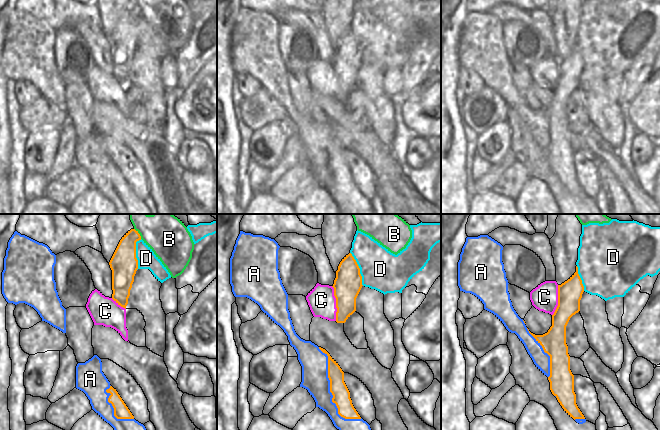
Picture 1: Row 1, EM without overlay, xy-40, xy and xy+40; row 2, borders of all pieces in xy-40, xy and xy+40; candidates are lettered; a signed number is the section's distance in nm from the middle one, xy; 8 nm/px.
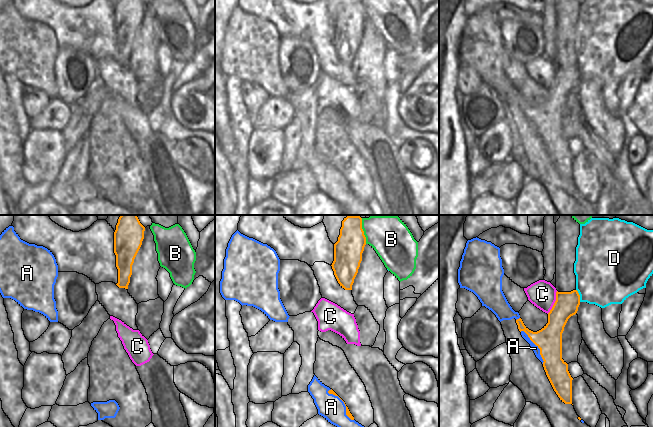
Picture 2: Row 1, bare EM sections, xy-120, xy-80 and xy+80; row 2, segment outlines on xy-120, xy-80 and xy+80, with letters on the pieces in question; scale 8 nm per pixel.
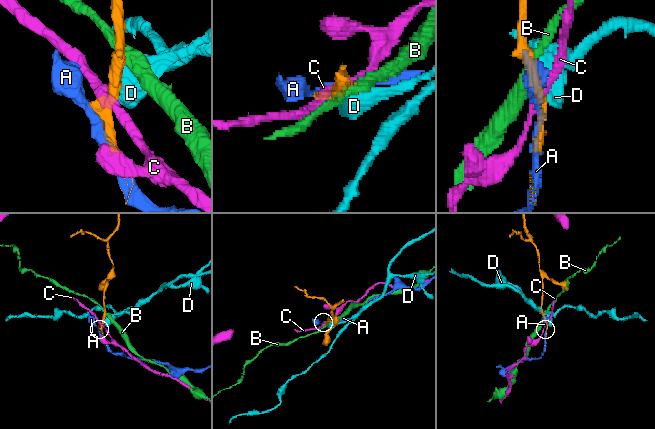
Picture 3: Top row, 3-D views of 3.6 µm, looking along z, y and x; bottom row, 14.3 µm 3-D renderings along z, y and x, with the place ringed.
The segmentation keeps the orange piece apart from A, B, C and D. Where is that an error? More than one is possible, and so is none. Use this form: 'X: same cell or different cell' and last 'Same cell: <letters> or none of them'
A: different cell
B: different cell
C: different cell
D: different cell
Same cell: none of them

